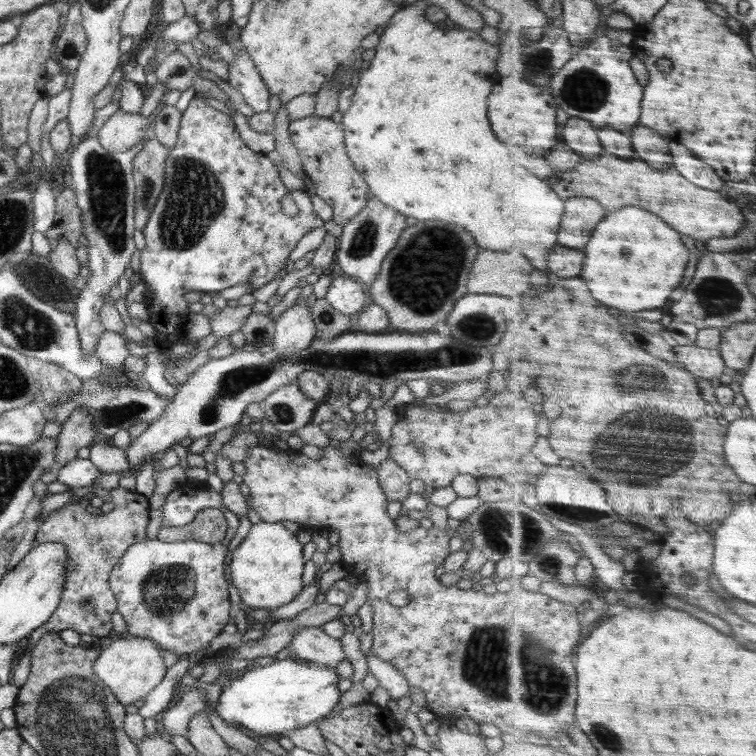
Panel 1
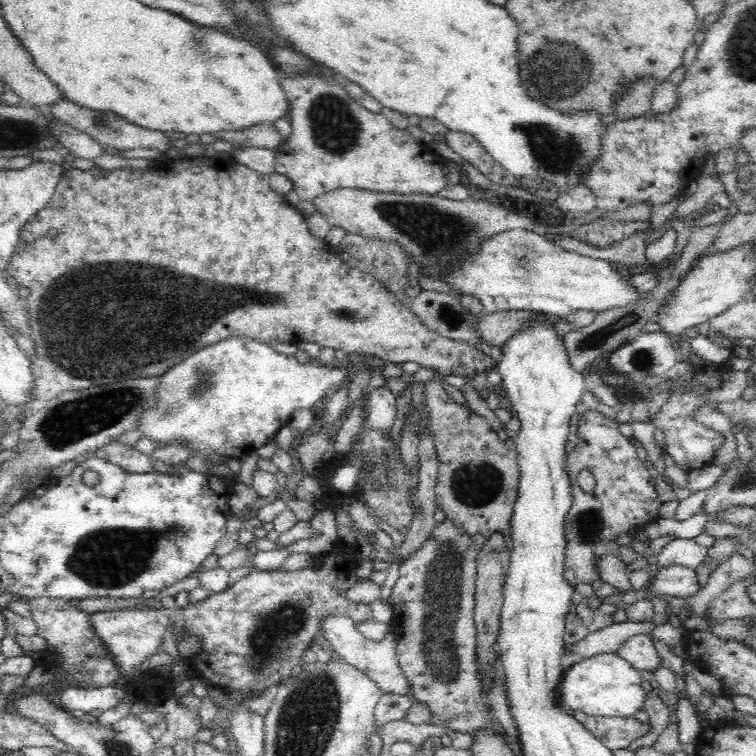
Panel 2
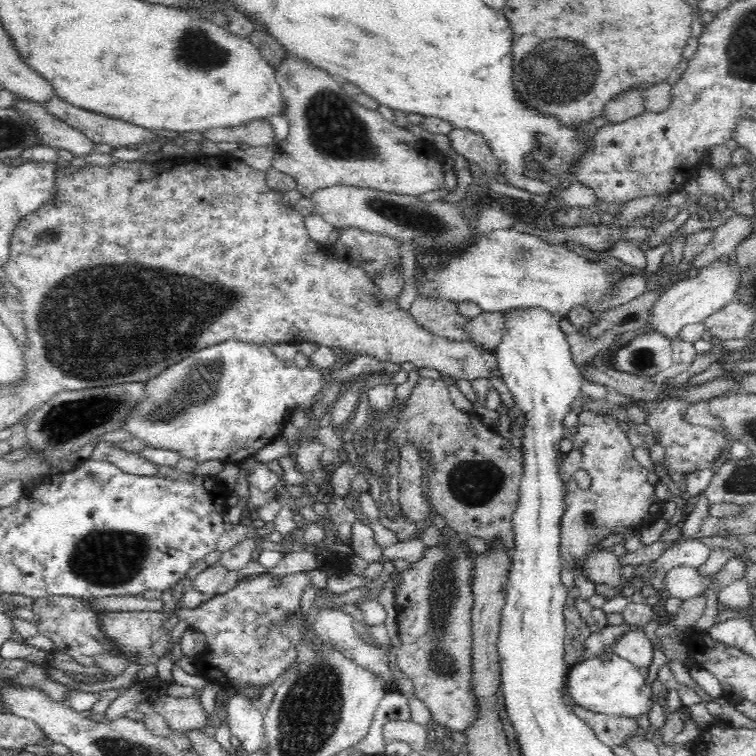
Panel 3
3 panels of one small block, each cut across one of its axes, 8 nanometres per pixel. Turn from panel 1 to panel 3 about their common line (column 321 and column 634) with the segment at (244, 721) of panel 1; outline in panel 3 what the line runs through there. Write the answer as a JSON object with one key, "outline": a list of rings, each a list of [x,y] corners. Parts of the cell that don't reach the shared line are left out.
{"outline":[[[604,650],[600,656],[574,664],[568,668],[568,691],[573,706],[580,706],[596,714],[624,716],[636,719],[652,710],[652,690],[635,664]]]}

